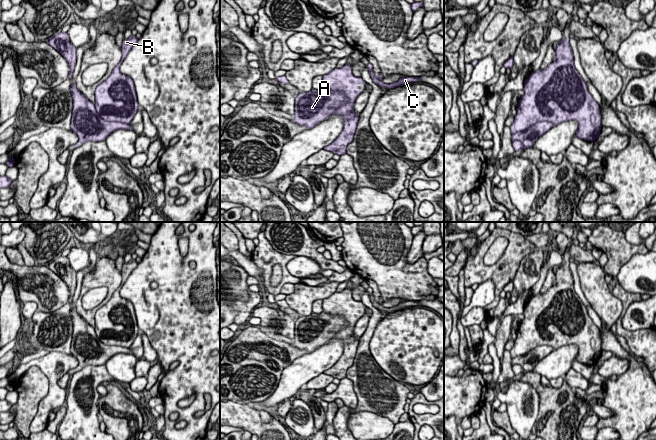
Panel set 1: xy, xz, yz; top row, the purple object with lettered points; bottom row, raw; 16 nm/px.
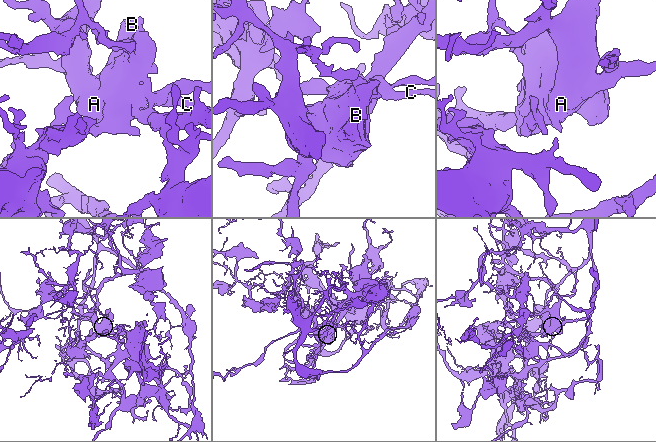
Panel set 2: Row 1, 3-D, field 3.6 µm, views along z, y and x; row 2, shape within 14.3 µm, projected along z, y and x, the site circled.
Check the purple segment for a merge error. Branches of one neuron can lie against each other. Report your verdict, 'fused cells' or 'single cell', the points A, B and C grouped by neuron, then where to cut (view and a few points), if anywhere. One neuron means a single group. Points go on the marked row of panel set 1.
single cell | A B C | no cut

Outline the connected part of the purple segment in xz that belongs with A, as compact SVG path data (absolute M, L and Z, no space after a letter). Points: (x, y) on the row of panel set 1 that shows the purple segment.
M350 64L335 68L322 77L323 87L320 90L301 92L295 97L294 122L311 129L329 116L342 116L343 130L323 149L343 155L353 141L359 120L359 115L354 112L354 103L363 90L358 89L358 84L366 83L353 75Z

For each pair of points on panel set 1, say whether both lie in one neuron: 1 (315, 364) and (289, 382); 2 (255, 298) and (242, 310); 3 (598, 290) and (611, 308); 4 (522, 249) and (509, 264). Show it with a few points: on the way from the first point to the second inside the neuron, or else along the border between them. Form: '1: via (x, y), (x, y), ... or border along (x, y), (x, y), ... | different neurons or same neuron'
1: via (309, 366), (295, 376) | same neuron
2: via (252, 301), (245, 308) | same neuron
3: via (598, 294), (607, 304) | same neuron
4: via (518, 253), (511, 260) | same neuron

